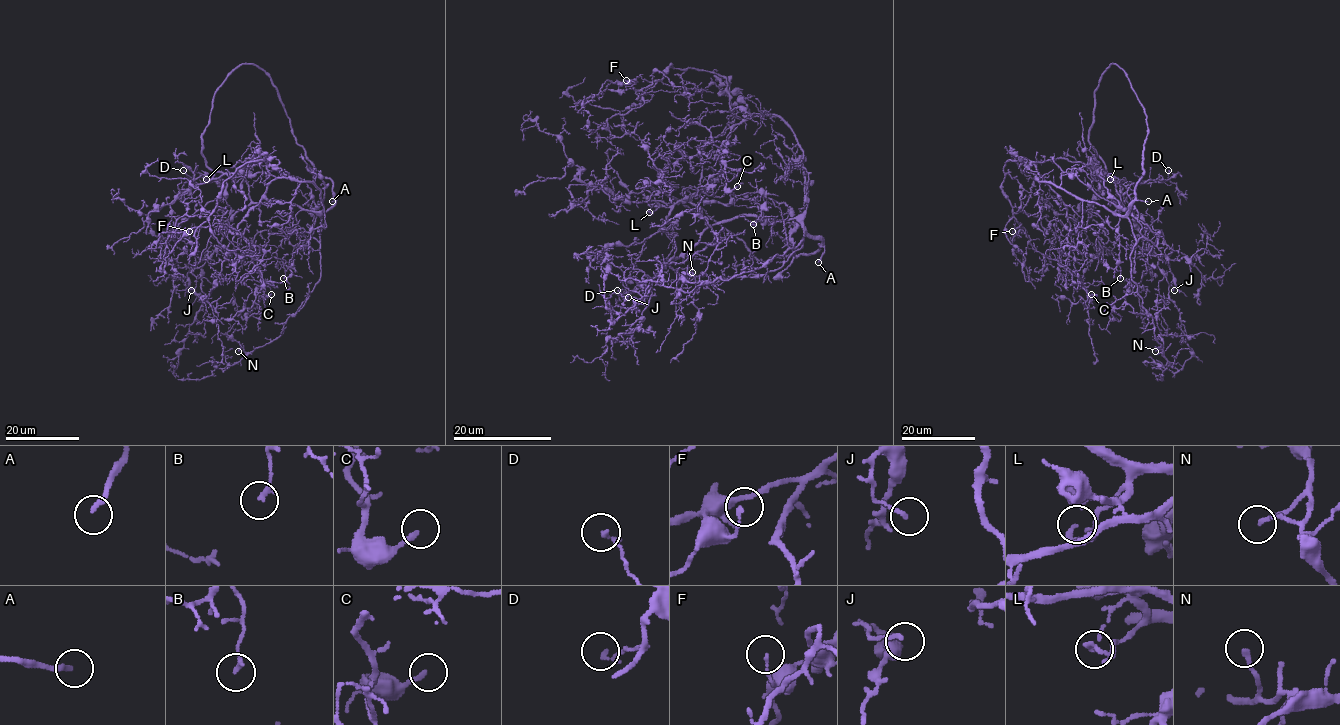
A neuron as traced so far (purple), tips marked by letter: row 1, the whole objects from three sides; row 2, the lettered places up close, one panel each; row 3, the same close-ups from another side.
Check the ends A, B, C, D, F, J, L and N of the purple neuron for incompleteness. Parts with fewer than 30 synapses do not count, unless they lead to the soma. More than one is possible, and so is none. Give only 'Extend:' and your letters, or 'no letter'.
Extend: A

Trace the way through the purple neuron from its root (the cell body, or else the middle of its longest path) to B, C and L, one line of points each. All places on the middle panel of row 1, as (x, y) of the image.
B: (802, 159), (806, 209), (792, 218), (768, 222), (775, 223), (756, 221), (753, 224)
C: (802, 159), (796, 136), (779, 117), (743, 118), (717, 150), (690, 156), (718, 152), (726, 187), (737, 186)
L: (802, 159), (806, 209), (792, 218), (735, 216), (710, 226), (703, 214), (689, 202), (659, 206), (649, 212)

